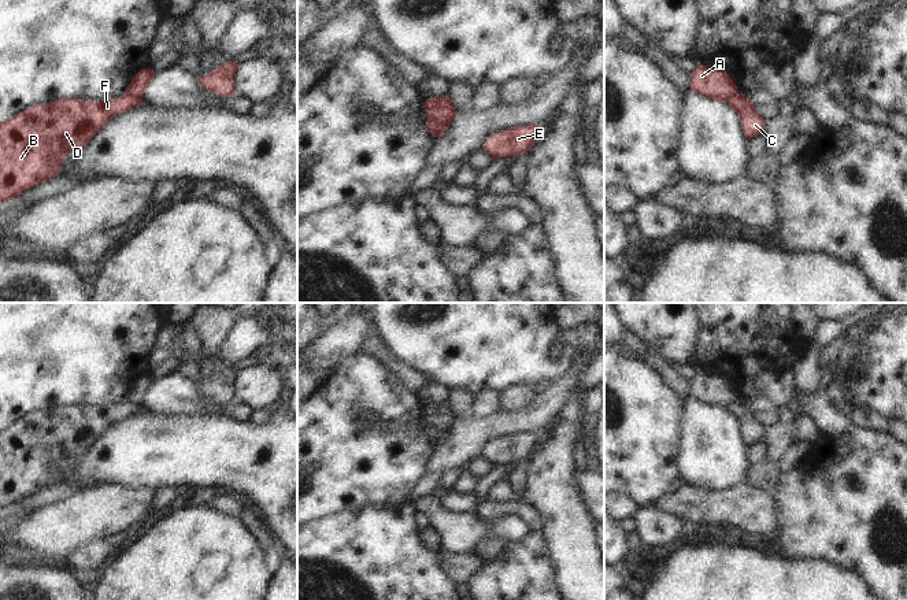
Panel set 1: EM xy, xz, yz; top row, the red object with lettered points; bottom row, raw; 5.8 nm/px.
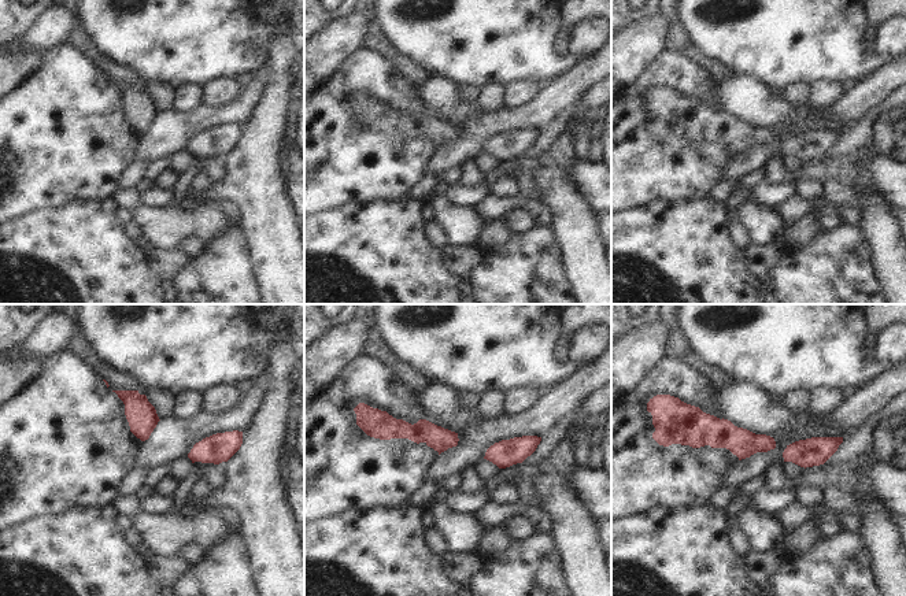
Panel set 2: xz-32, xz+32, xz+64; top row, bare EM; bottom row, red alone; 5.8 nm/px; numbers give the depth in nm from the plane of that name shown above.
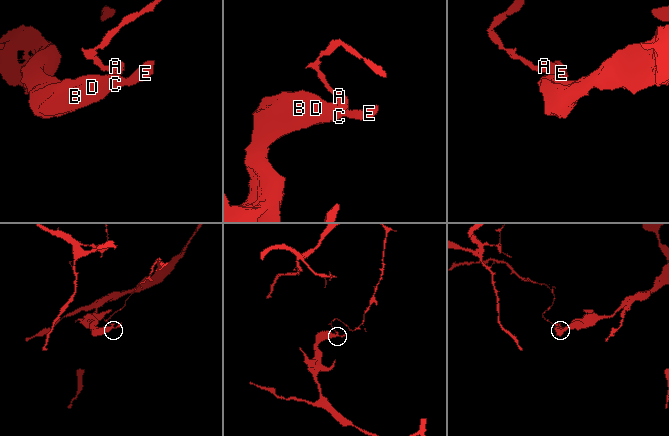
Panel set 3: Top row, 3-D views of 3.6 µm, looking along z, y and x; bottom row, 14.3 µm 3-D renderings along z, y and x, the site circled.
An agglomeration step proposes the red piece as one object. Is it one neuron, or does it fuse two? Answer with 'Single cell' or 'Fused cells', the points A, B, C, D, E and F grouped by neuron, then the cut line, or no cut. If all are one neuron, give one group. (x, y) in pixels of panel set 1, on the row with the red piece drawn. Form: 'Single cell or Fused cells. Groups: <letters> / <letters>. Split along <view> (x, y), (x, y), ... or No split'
Fused cells. Groups: A / B C D E F. Split along xy (125, 93), (141, 99).

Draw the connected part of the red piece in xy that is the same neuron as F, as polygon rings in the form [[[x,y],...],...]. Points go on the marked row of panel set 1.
[[[130,95],[101,101],[59,99],[0,123],[0,203],[56,177],[69,152],[86,145],[118,114],[142,103]]]

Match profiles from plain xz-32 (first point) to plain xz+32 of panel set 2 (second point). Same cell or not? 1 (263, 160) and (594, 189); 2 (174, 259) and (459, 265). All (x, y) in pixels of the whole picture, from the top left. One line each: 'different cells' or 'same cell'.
1: different cells
2: same cell

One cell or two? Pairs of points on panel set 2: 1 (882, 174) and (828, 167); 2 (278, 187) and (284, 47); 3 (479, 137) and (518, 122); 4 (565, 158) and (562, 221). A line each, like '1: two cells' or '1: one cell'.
1: one cell
2: one cell
3: one cell
4: one cell

